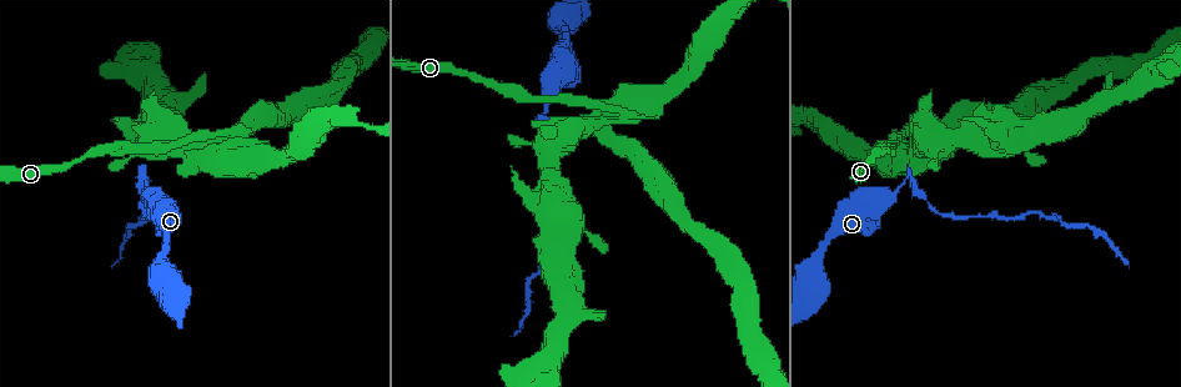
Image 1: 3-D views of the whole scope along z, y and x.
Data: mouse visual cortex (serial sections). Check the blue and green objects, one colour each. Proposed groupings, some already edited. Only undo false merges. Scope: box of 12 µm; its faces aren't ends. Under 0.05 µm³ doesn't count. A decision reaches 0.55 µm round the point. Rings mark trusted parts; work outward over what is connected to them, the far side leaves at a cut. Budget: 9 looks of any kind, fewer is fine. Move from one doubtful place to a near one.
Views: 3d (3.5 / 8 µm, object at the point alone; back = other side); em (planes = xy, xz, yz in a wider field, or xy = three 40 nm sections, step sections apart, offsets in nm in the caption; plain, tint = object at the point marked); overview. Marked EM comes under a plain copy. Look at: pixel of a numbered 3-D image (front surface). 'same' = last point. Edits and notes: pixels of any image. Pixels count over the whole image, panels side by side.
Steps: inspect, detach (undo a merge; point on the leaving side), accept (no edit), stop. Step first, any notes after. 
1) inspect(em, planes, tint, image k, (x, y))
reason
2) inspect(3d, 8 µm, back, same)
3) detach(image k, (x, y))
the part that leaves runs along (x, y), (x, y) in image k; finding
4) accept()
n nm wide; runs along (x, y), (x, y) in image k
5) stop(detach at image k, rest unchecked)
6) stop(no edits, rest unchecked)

inspect(3d, 3.5 µm, image 1, (143, 176))
abrupt turn

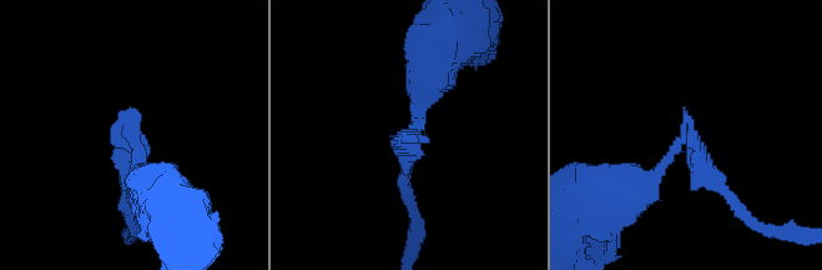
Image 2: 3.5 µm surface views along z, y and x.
inspect(em, xy, step 3, tint, image 2, (683, 140))
arms of 200, 400 nm

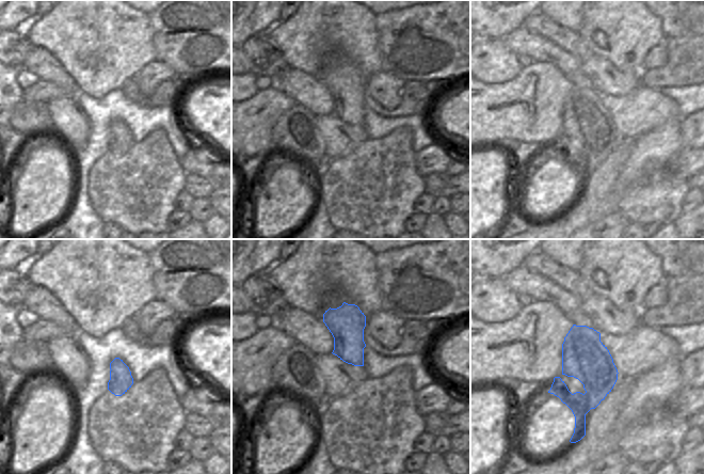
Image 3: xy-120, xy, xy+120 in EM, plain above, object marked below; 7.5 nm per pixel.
detach(image 2, (702, 181))
the part that leaves runs along (677, 143), (694, 146), (760, 226) in image 2; two cells meet here

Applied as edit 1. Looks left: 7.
inspect(overview)
see it whole again

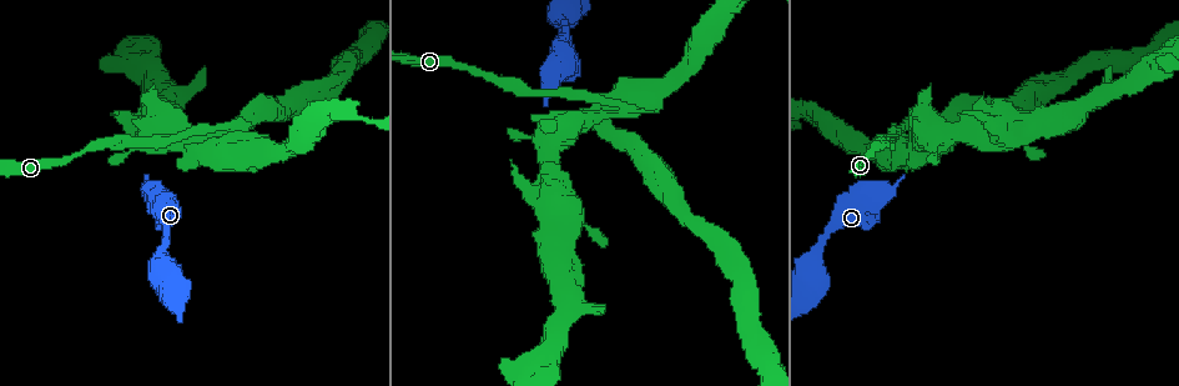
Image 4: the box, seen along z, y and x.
inspect(3d, 3.5 µm, image 4, (906, 138))
sudden change in width

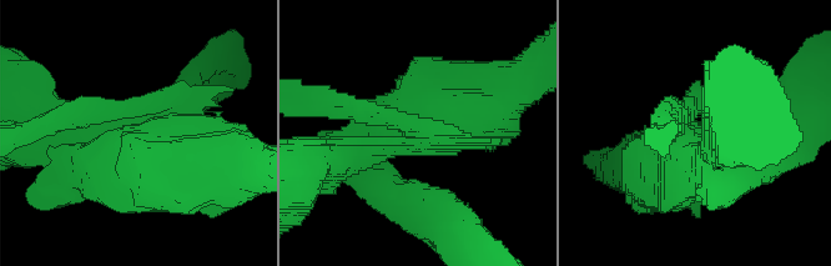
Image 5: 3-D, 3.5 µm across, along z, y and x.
inspect(em, xy, step 3, tint, image 5, (434, 139))
need the tissue

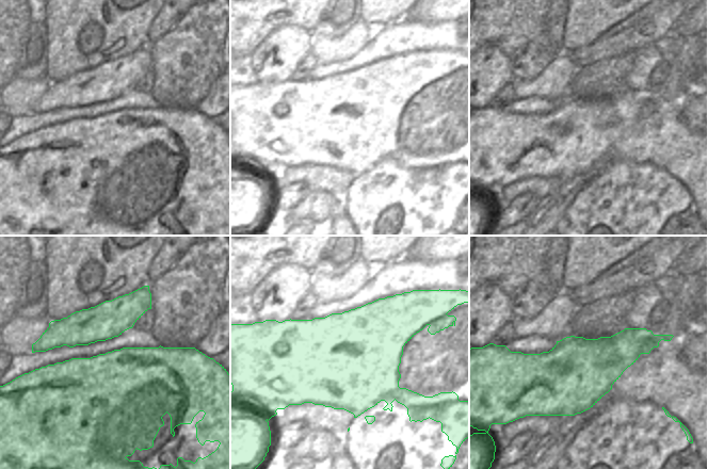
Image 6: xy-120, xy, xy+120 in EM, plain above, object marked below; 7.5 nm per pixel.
accept()
750 nm wide; runs along (129, 108), (86, 181) in image 5; all the same cell

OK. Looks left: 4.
inspect(3d, 3.5 µm, image 4, (541, 192))
thick turns thin

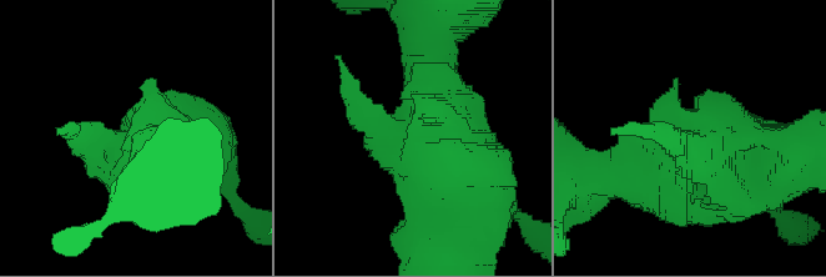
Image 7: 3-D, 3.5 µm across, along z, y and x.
inspect(em, xy, step 3, tint, image 7, (413, 135))

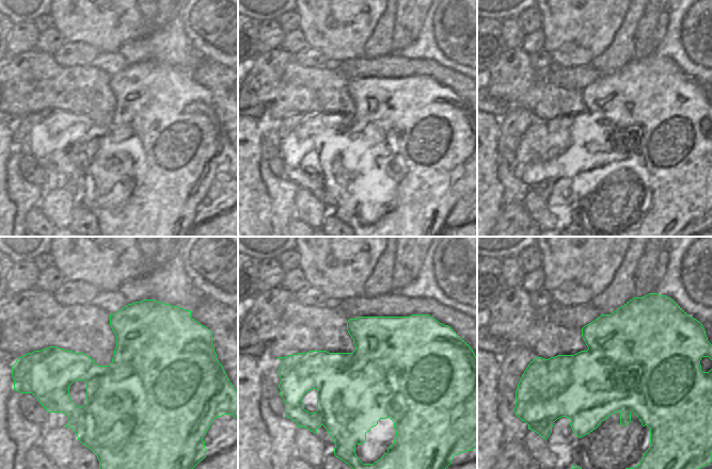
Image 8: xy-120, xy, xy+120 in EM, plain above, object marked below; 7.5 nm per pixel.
accept()
runs along (431, 48), (464, 197) in image 7; one cell here

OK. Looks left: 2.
inspect(3d, 3.5 µm, back, image 4, (576, 307))
arms part here

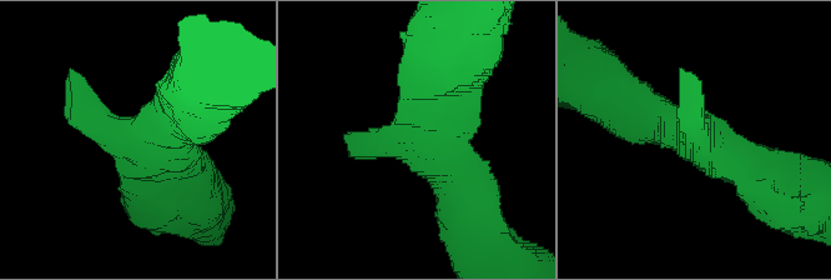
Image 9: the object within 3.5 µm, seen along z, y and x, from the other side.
inspect(em, xy, step 5, tint, image 9, (699, 142))

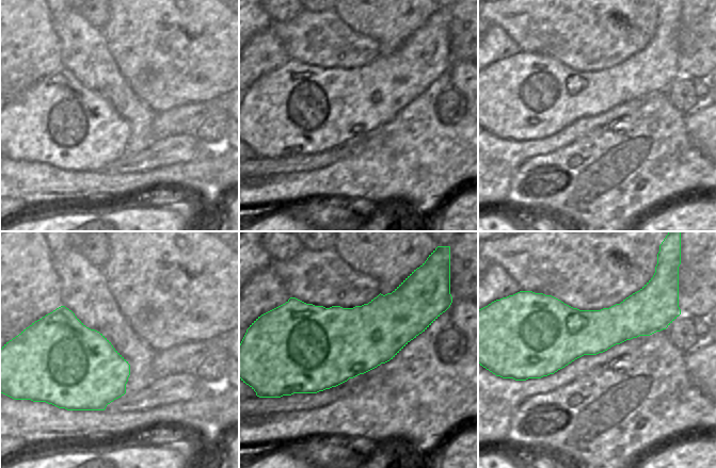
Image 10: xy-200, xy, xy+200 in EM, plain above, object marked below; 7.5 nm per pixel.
accept()
runs along (776, 184), (684, 130), (641, 119) in image 9; continuous, no second cell

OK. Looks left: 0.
stop(detach at image 2, rest unchecked)

